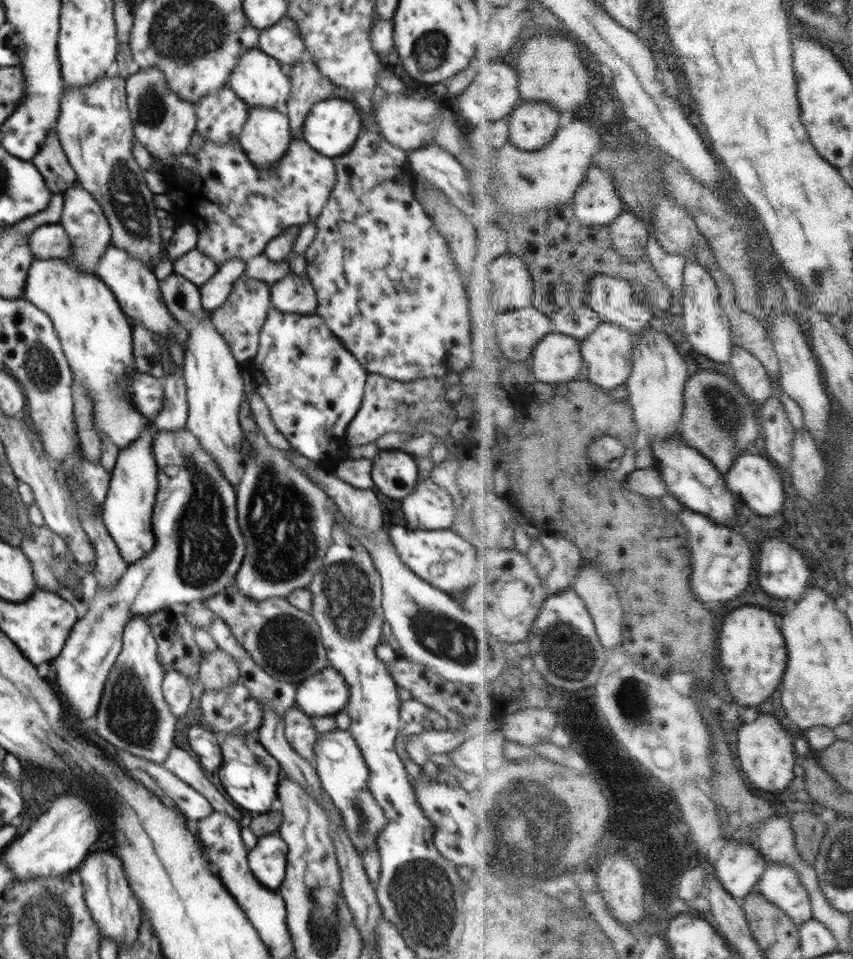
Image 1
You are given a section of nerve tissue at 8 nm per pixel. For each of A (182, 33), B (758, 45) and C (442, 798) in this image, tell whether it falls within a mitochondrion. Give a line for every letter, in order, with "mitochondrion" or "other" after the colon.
A: mitochondrion
B: other
C: other

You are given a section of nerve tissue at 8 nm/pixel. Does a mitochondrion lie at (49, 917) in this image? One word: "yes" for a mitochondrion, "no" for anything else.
yes

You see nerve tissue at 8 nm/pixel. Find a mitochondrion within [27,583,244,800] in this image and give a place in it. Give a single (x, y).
(132, 714)

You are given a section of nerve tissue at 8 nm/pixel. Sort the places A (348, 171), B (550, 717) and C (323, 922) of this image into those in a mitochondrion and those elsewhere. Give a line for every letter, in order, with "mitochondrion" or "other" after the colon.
A: other
B: other
C: mitochondrion

